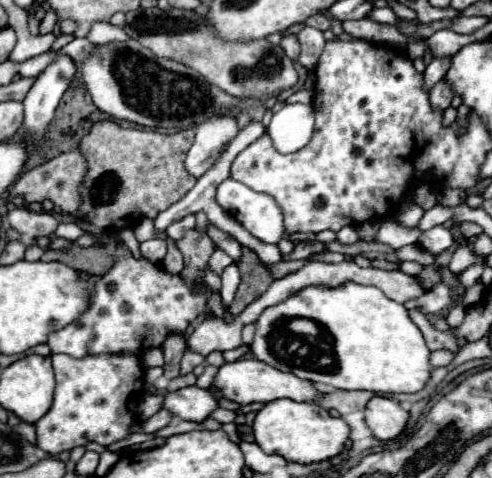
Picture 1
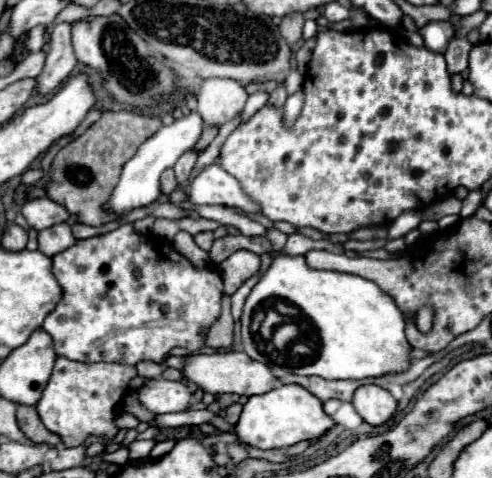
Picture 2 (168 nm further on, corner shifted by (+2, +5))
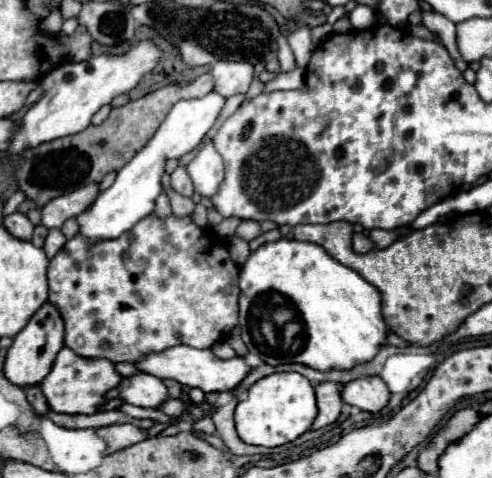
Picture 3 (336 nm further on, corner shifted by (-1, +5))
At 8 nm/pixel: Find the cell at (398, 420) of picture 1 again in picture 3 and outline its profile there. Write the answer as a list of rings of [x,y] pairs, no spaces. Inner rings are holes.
[[[379,376],[371,378],[359,378],[355,382],[349,382],[343,392],[343,400],[351,406],[357,406],[359,410],[379,414],[391,398],[391,392],[387,390],[387,384]]]

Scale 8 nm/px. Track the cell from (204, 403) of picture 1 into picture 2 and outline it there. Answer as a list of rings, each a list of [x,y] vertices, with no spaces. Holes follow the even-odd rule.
[[[164,378],[146,380],[146,384],[136,390],[136,396],[140,404],[154,414],[182,412],[196,402],[196,398],[190,394],[186,384],[170,382]]]

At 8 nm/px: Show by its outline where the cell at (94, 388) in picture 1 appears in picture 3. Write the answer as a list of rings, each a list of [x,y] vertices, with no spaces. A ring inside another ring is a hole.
[[[63,348],[57,358],[55,364],[51,368],[51,372],[45,376],[45,380],[41,382],[41,390],[47,398],[47,404],[53,412],[61,412],[61,414],[97,414],[99,408],[103,404],[107,404],[107,392],[115,386],[119,386],[119,382],[123,380],[123,376],[115,370],[113,362],[101,360],[101,358],[79,358],[75,352]]]

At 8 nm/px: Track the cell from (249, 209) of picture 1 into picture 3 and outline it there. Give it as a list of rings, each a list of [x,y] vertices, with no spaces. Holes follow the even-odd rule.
[[[211,142],[203,144],[199,154],[187,164],[187,172],[193,180],[195,192],[203,198],[215,198],[223,180],[223,160]]]

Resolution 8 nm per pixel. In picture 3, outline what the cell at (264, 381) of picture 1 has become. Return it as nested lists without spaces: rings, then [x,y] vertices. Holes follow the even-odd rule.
[[[173,346],[171,350],[165,350],[163,354],[149,354],[147,358],[143,358],[143,362],[137,362],[135,366],[161,380],[171,378],[183,386],[199,388],[205,394],[207,392],[231,392],[253,370],[253,366],[249,366],[243,356],[235,356],[231,360],[221,360],[211,350],[197,350],[191,346]]]

